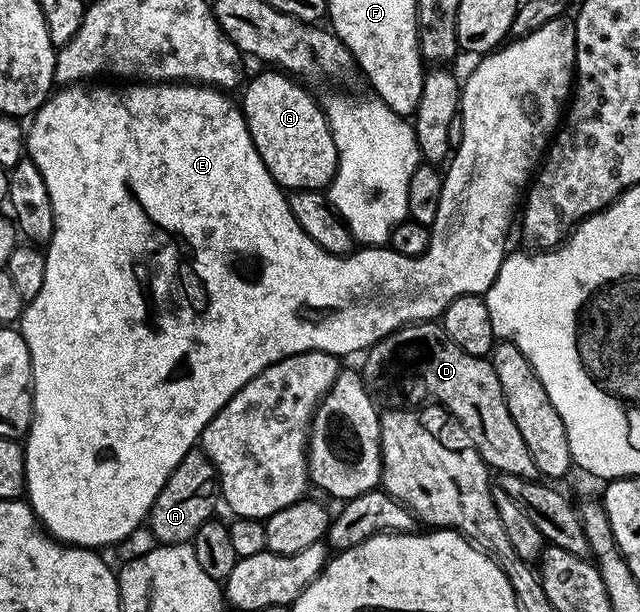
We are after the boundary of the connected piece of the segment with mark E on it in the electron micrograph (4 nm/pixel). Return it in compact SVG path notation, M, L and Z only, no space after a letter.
M559 18L552 22L544 22L544 26L540 26L540 30L532 30L532 34L519 36L511 39L509 42L503 43L497 50L483 55L481 59L479 59L482 61L471 70L470 77L464 80L462 84L462 102L460 105L462 141L458 148L453 149L452 155L448 161L448 167L450 167L450 169L445 169L442 178L440 206L436 210L436 222L429 225L430 247L420 256L405 256L404 254L395 252L394 249L389 246L362 246L345 256L335 256L333 252L325 252L320 245L316 242L312 242L312 238L308 238L308 234L304 234L300 222L296 222L296 218L292 218L292 210L290 209L290 201L287 193L275 182L272 178L272 174L264 166L264 162L252 142L252 134L248 130L241 107L239 107L235 101L233 104L233 102L226 97L229 95L227 95L225 91L204 84L192 84L189 82L163 82L161 84L130 82L125 85L127 88L124 89L123 92L118 88L109 88L108 85L102 84L106 82L83 82L81 84L59 87L57 91L47 99L46 103L43 104L37 112L33 113L32 119L29 121L31 124L28 124L26 134L26 156L40 170L40 174L44 174L44 186L48 186L48 198L52 198L52 210L54 211L54 233L52 234L50 243L45 245L44 248L46 253L44 286L40 286L40 294L36 294L36 298L32 298L27 303L20 321L20 331L30 351L30 383L34 394L34 417L24 437L24 451L26 453L26 457L24 458L24 470L26 471L24 496L30 505L30 509L38 516L42 527L45 528L55 540L61 540L64 544L73 544L76 548L103 550L102 548L108 547L109 544L111 544L111 546L121 544L124 538L128 538L128 534L132 534L137 528L143 527L144 521L150 515L152 502L156 502L156 494L160 494L160 490L166 485L168 478L172 474L172 470L176 470L176 466L184 458L184 454L188 454L195 445L199 443L202 431L206 428L206 423L211 420L249 380L256 378L256 374L260 374L268 366L272 366L292 354L300 354L301 352L330 352L333 356L339 358L345 358L349 352L360 351L359 353L361 353L363 350L371 348L376 341L384 339L390 332L395 332L395 330L401 328L403 324L437 321L439 317L441 317L442 311L456 298L460 298L461 296L482 296L485 294L492 286L492 282L496 282L496 274L500 274L500 266L504 263L508 255L506 239L510 236L510 223L512 223L513 220L515 223L516 213L519 211L520 201L524 196L524 189L531 183L536 169L541 165L552 143L552 137L557 133L560 127L560 121L564 116L564 109L568 104L568 97L572 92L575 54L576 38L574 37L574 25L569 19Z

